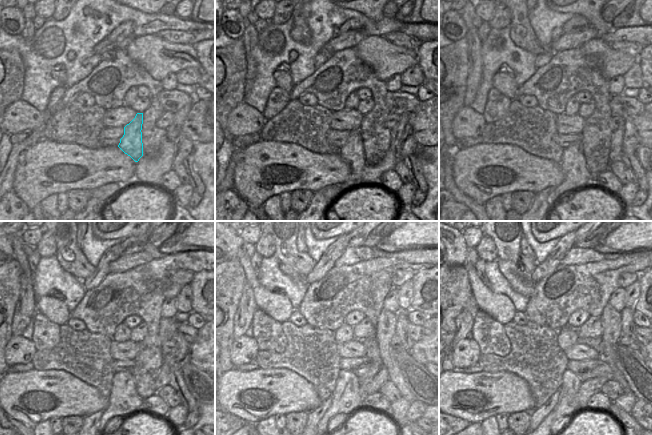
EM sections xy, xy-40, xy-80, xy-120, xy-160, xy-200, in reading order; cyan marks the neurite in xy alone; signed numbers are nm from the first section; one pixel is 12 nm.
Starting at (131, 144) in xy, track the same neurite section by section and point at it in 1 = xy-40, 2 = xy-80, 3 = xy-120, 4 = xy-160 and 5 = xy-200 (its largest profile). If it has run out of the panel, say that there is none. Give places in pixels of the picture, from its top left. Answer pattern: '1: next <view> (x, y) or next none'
1: next xy-40 (352, 152)
2: next xy-80 (574, 166)
3: next xy-120 (124, 399)
4: next xy-160 (346, 400)
5: next xy-200 (567, 406)

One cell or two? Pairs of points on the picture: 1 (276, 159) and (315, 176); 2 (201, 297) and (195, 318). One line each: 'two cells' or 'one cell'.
1: one cell
2: two cells

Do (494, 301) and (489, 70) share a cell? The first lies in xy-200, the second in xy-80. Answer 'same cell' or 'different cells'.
different cells

